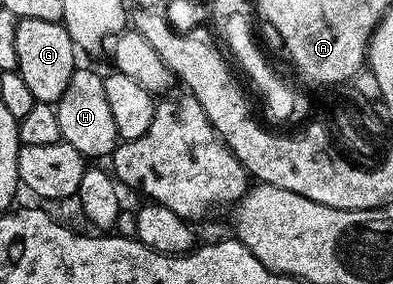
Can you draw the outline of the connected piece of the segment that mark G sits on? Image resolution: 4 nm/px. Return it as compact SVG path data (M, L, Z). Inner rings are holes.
M42 18L18 19L16 36L18 66L16 71L22 74L30 94L34 94L37 104L55 105L66 94L70 78L76 72L78 49L70 34L61 22L42 22Z

